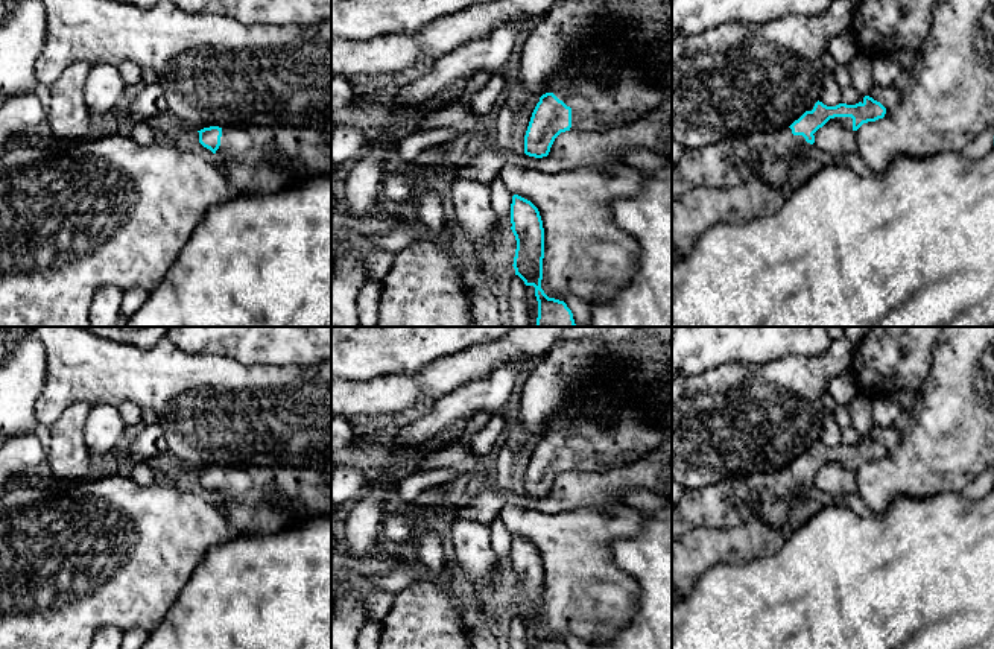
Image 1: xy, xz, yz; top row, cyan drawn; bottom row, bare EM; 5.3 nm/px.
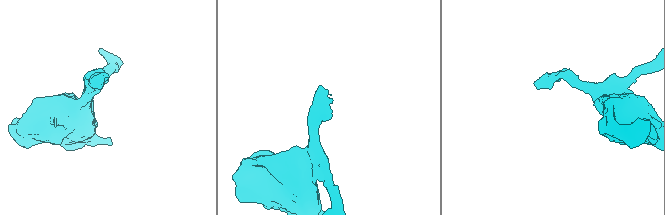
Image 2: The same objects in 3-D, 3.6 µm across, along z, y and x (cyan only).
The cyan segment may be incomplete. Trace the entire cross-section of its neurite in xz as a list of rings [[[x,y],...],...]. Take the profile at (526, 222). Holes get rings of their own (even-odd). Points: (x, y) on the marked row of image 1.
[[[514,195],[511,204],[511,230],[517,240],[514,257],[515,275],[526,286],[535,287],[538,318],[535,327],[576,327],[573,313],[564,301],[549,298],[541,289],[544,258],[544,228],[538,208]]]

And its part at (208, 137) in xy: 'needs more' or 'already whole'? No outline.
needs more

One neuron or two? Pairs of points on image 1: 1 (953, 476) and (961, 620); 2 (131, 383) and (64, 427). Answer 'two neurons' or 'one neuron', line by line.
1: two neurons
2: two neurons

